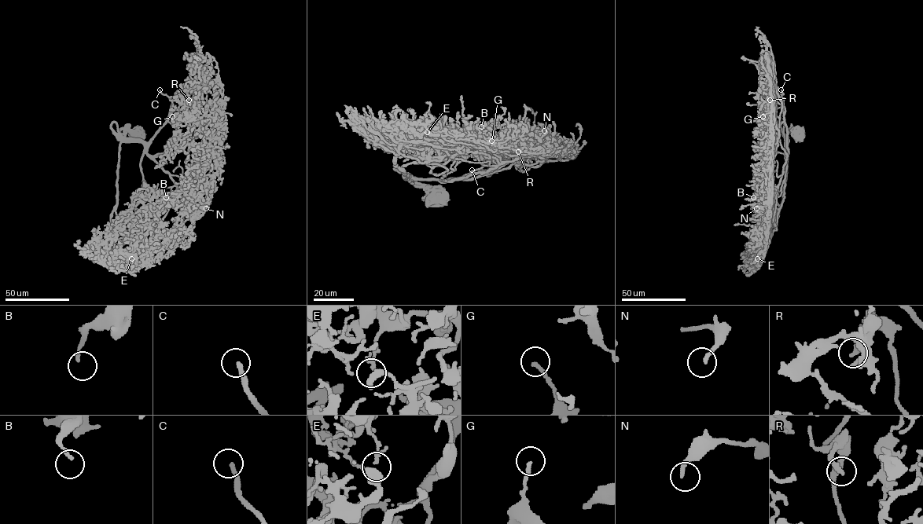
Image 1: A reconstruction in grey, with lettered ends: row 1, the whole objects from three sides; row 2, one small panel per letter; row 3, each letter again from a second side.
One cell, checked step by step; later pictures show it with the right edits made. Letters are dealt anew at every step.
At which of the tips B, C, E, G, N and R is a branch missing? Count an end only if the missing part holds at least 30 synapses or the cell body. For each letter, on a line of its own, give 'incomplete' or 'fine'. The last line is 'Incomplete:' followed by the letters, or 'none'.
B: fine
C: incomplete
E: fine
G: fine
N: incomplete
R: incomplete
Incomplete: C, N, R

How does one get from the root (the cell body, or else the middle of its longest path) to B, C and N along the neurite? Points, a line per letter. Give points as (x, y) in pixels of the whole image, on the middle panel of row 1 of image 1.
B: (439, 196), (417, 179), (460, 180), (484, 173), (498, 163), (500, 159), (481, 126)
C: (439, 196), (432, 189), (420, 184), (417, 179), (468, 180), (491, 173), (481, 170), (476, 173), (472, 170)
N: (439, 196), (417, 179), (454, 181), (493, 170), (501, 163), (535, 152), (544, 130)

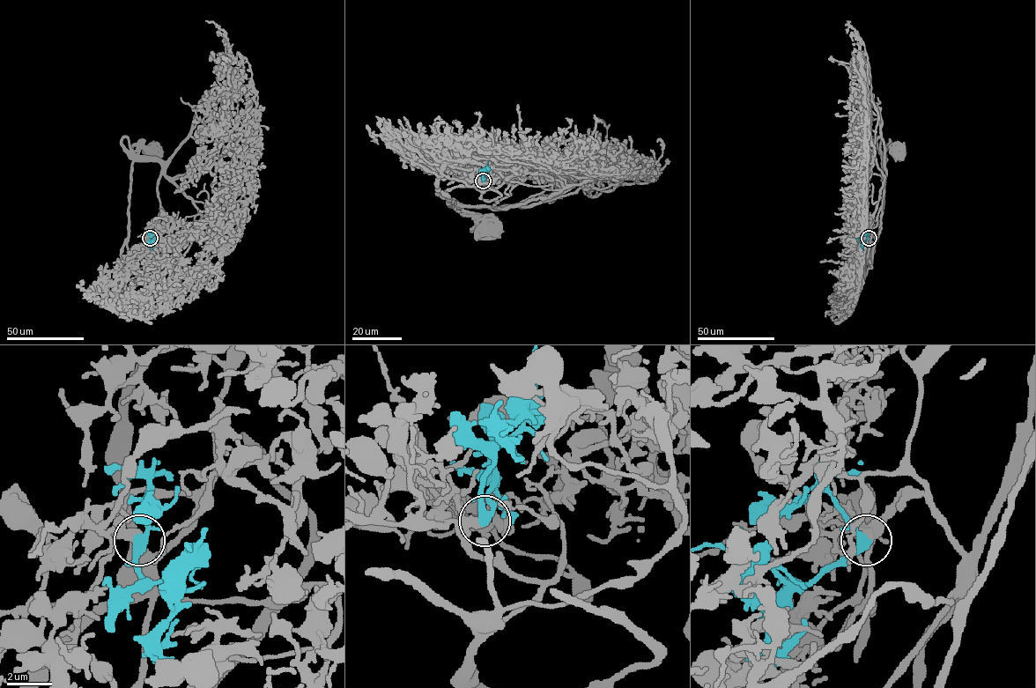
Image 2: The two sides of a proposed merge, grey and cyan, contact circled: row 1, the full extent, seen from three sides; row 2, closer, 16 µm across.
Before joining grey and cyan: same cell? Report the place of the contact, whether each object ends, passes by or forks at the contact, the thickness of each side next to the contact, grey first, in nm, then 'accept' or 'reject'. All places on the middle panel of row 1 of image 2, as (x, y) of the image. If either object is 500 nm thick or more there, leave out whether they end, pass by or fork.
at (483, 181); grey forks there; cyan forks there; 240 nm thick on the grey side, 280 nm on the other; accept

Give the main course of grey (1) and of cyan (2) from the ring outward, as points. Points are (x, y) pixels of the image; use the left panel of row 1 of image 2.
1: (150, 238), (159, 211), (161, 166), (138, 151), (155, 153)
2: (150, 238), (151, 250)

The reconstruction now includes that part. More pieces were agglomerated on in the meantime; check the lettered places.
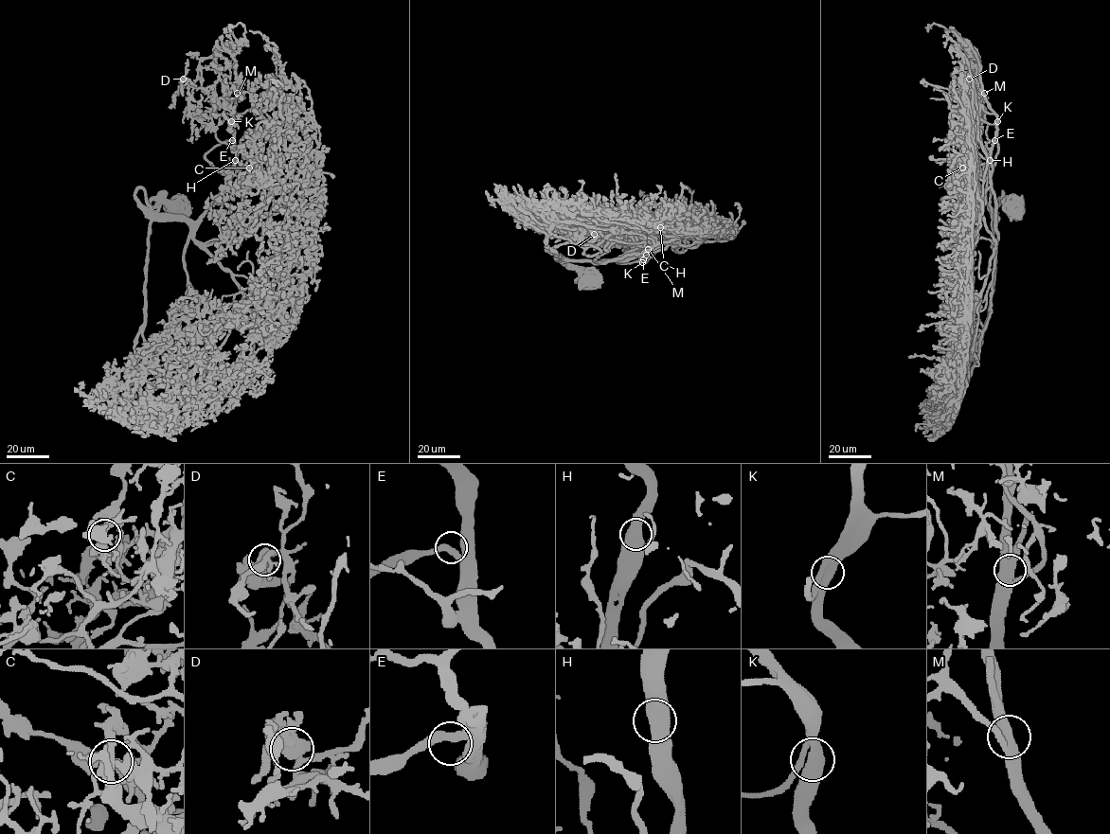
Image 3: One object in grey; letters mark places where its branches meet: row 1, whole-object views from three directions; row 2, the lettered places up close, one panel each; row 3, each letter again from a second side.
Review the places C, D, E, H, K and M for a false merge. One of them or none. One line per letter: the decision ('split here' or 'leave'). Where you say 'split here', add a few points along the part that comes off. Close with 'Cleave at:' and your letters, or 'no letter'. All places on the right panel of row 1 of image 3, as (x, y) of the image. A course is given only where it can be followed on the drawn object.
C: leave
D: leave
E: leave
H: leave
K: leave
M: leave
Cleave at: no letter

